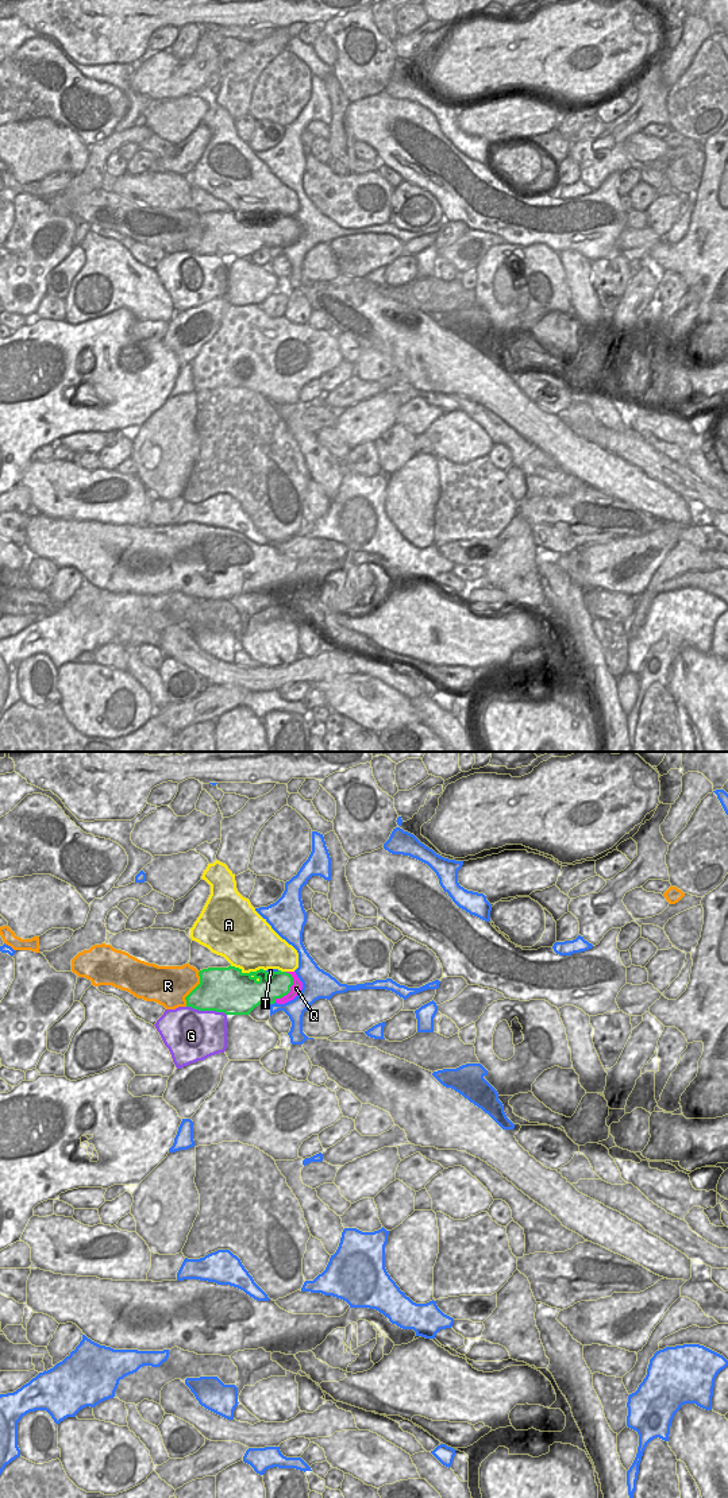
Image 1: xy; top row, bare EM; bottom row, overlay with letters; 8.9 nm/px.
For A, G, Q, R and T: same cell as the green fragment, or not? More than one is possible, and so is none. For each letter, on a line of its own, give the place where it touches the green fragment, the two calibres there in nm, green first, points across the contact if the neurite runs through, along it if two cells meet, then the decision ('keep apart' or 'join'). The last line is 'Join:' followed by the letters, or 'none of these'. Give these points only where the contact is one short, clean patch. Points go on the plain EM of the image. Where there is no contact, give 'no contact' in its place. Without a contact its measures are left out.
A: meets green in xy at (247, 217); 400 nm thick on the green side, 440 nm on the other; keep apart
G: meets green in xy at (207, 254); 400 nm thick on the green side, 440 nm on the other; keep apart
Q: meets green in xy at (289, 234); 220 nm thick on the green side, 100 nm on the other; runs through xy (265, 235), (289, 234), (296, 232); join
R: meets green in xy at (193, 234); 400 nm thick on the green side, 360 nm on the other; keep apart
T: meets green in xy at (272, 247); 300 nm thick on the green side, 170 nm on the other; keep apart
Join: Q

